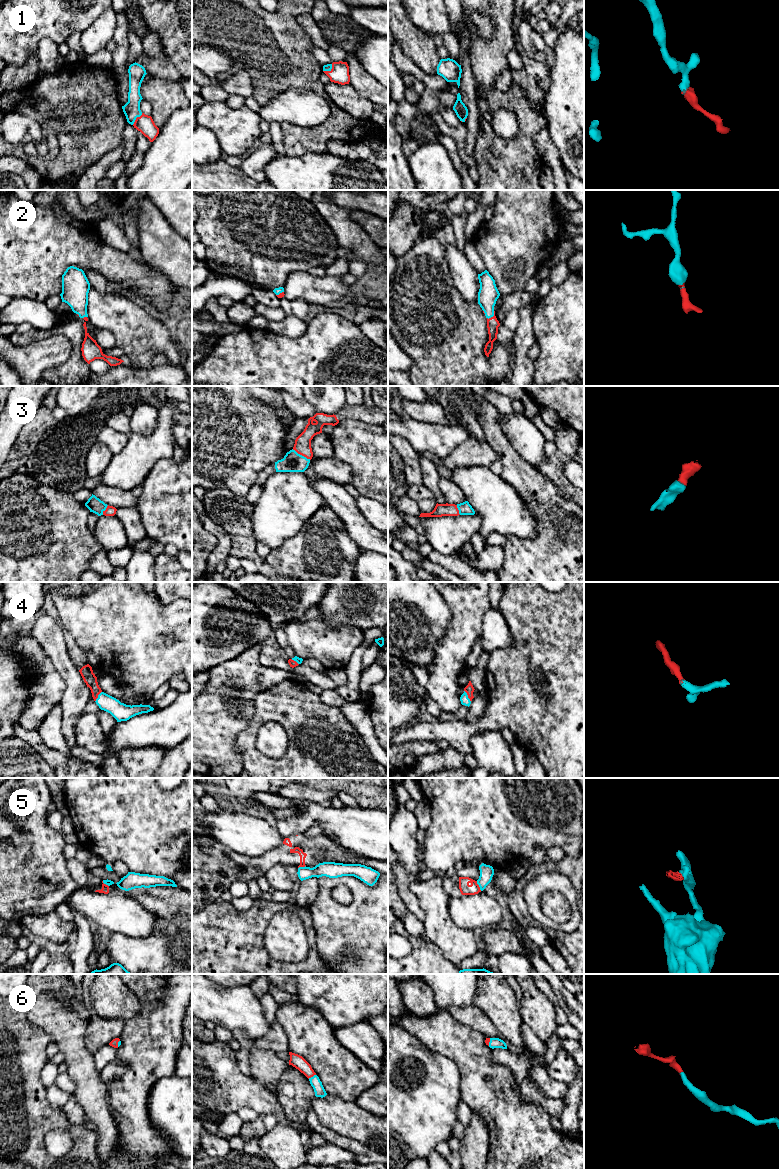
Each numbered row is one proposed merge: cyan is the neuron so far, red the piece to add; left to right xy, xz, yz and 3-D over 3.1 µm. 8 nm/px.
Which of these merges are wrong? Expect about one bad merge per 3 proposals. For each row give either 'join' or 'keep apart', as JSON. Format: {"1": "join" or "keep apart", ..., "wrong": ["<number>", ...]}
{"1": "join", "2": "join", "3": "join", "4": "join", "5": "keep apart", "6": "join", "wrong": ["5"]}

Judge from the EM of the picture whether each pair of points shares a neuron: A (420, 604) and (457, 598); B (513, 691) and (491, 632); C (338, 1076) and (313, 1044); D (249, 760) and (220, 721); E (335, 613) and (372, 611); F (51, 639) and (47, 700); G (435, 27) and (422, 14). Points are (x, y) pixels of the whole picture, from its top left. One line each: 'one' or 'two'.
A: two
B: two
C: one
D: two
E: one
F: two
G: one

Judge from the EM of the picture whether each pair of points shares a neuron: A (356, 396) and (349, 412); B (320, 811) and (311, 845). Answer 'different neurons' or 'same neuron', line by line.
A: different neurons
B: different neurons

